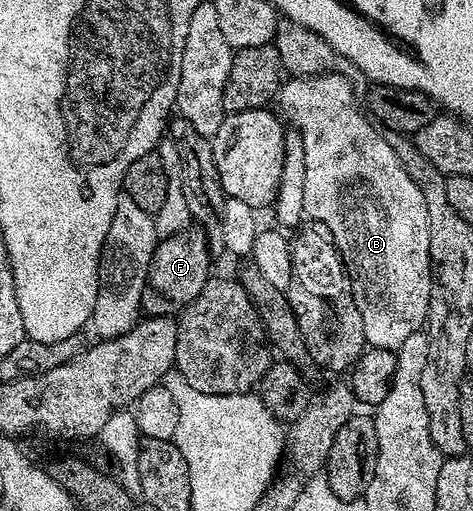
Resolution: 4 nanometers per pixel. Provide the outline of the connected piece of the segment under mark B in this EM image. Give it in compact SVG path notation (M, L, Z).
M320 73L316 77L290 77L283 84L277 98L277 104L282 104L281 112L286 112L285 120L292 123L293 128L300 133L304 141L305 178L303 207L305 216L311 222L328 227L332 239L338 248L338 254L342 256L342 264L346 267L346 276L350 278L350 286L354 292L354 302L360 311L360 319L364 323L364 335L367 346L376 348L398 350L408 339L408 335L419 332L426 324L426 312L430 306L430 228L428 227L428 203L424 203L424 195L420 195L420 187L412 183L408 171L396 159L396 151L388 147L386 133L367 114L360 104L360 97L354 94L351 78L342 77L338 73Z

